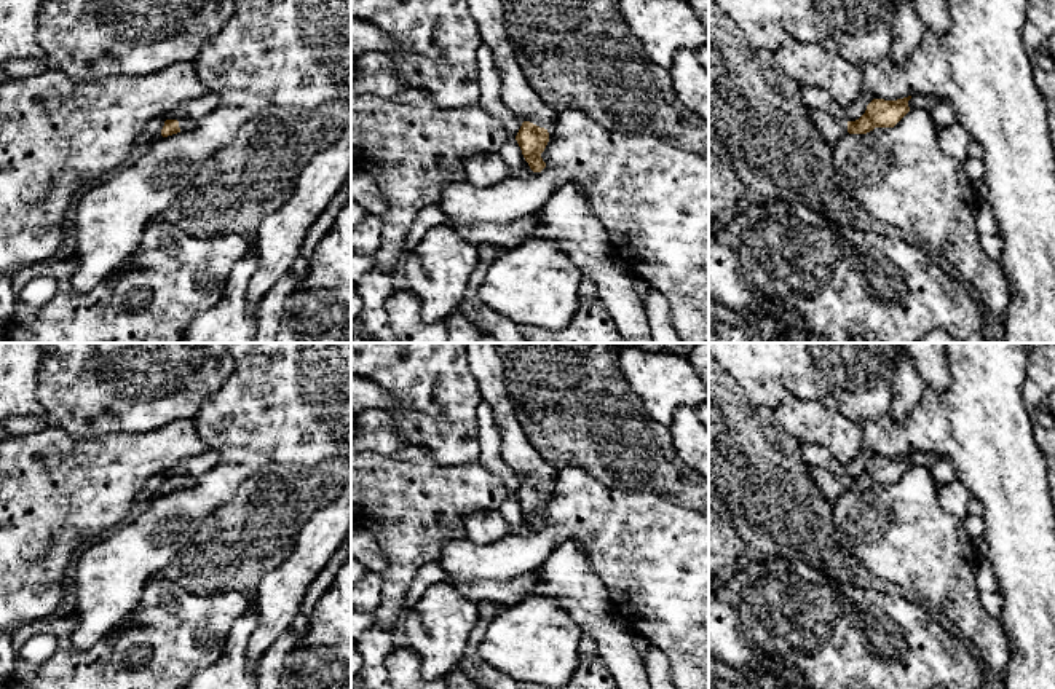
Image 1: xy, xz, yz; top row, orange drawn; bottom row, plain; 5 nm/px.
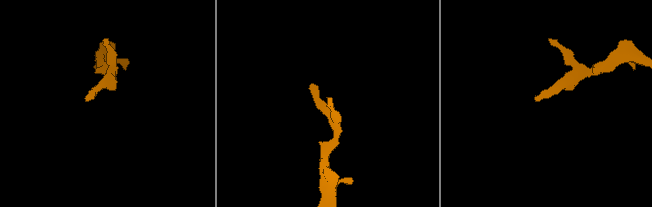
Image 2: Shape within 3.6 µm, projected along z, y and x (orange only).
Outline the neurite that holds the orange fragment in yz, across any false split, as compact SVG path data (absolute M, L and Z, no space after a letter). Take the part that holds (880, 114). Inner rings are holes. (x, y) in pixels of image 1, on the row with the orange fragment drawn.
M911 96L897 100L873 99L855 121L840 121L820 110L809 110L809 116L825 142L833 145L846 132L867 134L875 128L894 128L910 112L910 99Z

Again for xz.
M468 0L482 45L493 54L501 77L501 100L522 123L516 140L533 172L541 172L546 163L541 158L547 142L547 128L555 120L555 112L546 105L527 81L516 59L516 51L504 29L504 10L500 0Z

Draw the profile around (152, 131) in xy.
M161 113L158 116L153 116L147 123L145 129L136 139L137 147L147 147L148 144L152 144L158 137L161 137L161 129L164 126L164 116L166 116L166 113Z

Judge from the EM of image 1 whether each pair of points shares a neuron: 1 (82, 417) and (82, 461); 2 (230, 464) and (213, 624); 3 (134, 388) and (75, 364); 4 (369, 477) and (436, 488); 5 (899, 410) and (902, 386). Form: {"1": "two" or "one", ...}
{"1": "two", "2": "two", "3": "one", "4": "one", "5": "one"}

